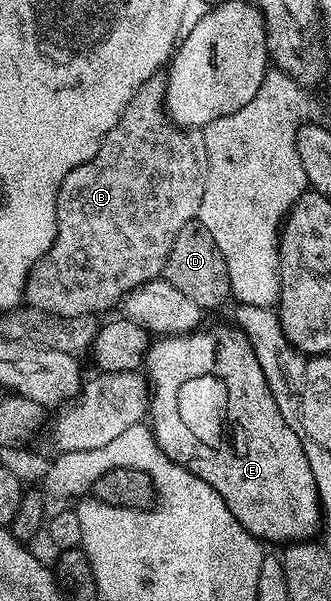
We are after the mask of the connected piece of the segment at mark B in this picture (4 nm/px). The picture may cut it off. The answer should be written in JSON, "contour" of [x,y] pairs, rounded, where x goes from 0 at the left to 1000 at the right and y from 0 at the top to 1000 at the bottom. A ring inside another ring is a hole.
{"contour":[[[486,125],[450,126],[408,151],[396,171],[372,185],[360,205],[335,211],[335,218],[311,231],[299,251],[272,268],[227,278],[202,291],[202,298],[184,301],[178,324],[172,326],[172,389],[154,404],[154,411],[106,438],[106,444],[76,466],[73,499],[112,514],[127,514],[166,524],[224,527],[227,524],[290,522],[290,514],[323,514],[335,507],[363,509],[408,478],[420,478],[447,468],[477,466],[495,456],[498,439],[517,424],[517,411],[529,404],[529,391],[565,378],[565,371],[598,366],[595,353],[613,338],[613,318],[625,304],[625,245],[616,226],[589,215],[550,215],[526,206],[498,185],[498,130]]]}

